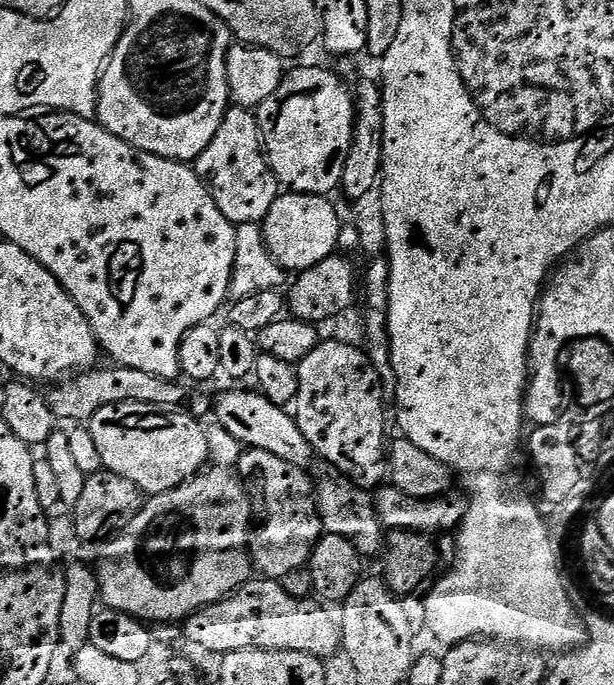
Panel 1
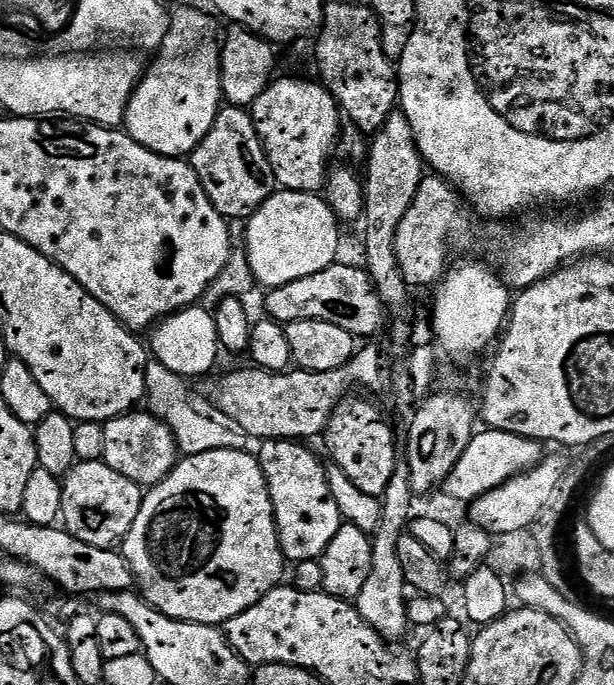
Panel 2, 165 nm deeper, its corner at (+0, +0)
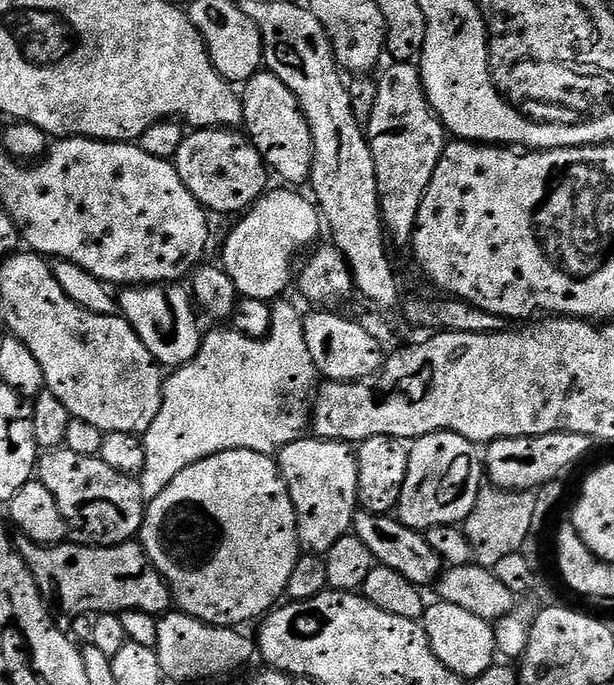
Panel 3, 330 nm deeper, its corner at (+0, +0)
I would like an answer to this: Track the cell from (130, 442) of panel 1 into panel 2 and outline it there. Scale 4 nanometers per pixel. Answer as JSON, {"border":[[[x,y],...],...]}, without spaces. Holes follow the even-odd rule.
{"border":[[[133,410],[107,421],[104,428],[102,459],[118,474],[141,486],[160,484],[178,463],[176,439],[158,417],[147,410]]]}

